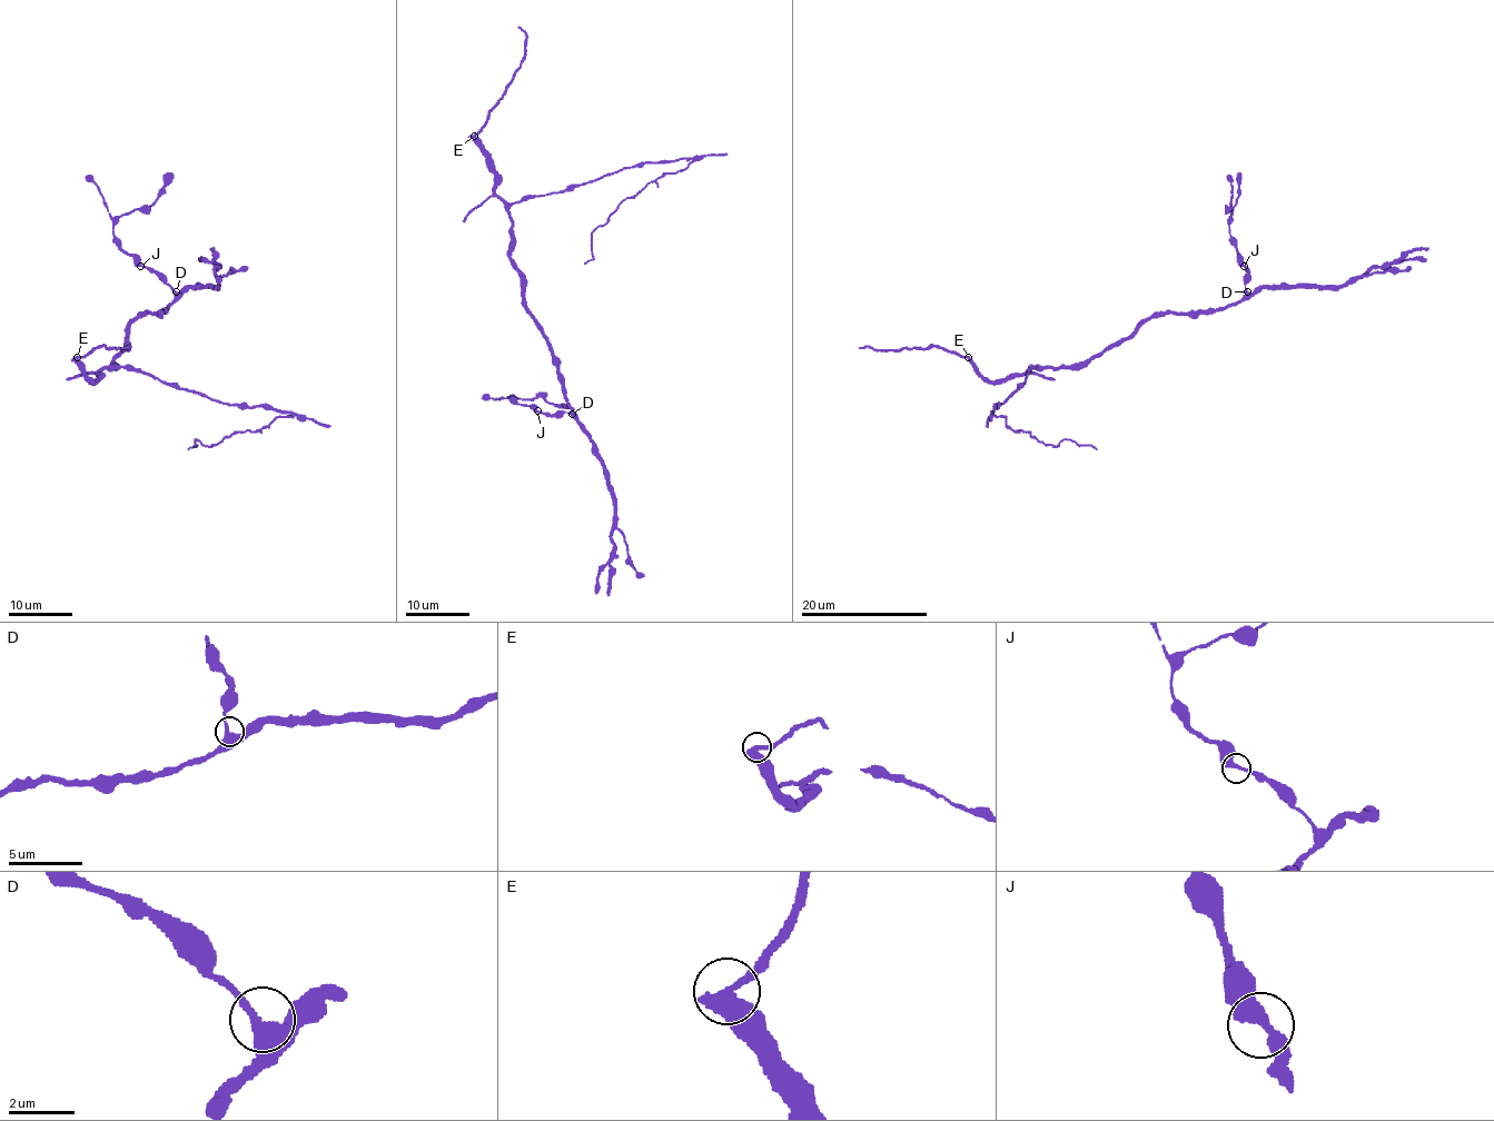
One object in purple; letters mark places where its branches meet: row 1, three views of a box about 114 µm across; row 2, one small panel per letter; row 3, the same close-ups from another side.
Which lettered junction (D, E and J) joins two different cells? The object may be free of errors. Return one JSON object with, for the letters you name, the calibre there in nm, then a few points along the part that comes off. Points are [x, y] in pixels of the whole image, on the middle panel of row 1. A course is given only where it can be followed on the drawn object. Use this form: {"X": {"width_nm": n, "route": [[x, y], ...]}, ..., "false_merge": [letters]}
{"E": {"width_nm": 360, "route": [[474, 136], [520, 66], [526, 35], [518, 27]]}, "false_merge": ["E"]}

